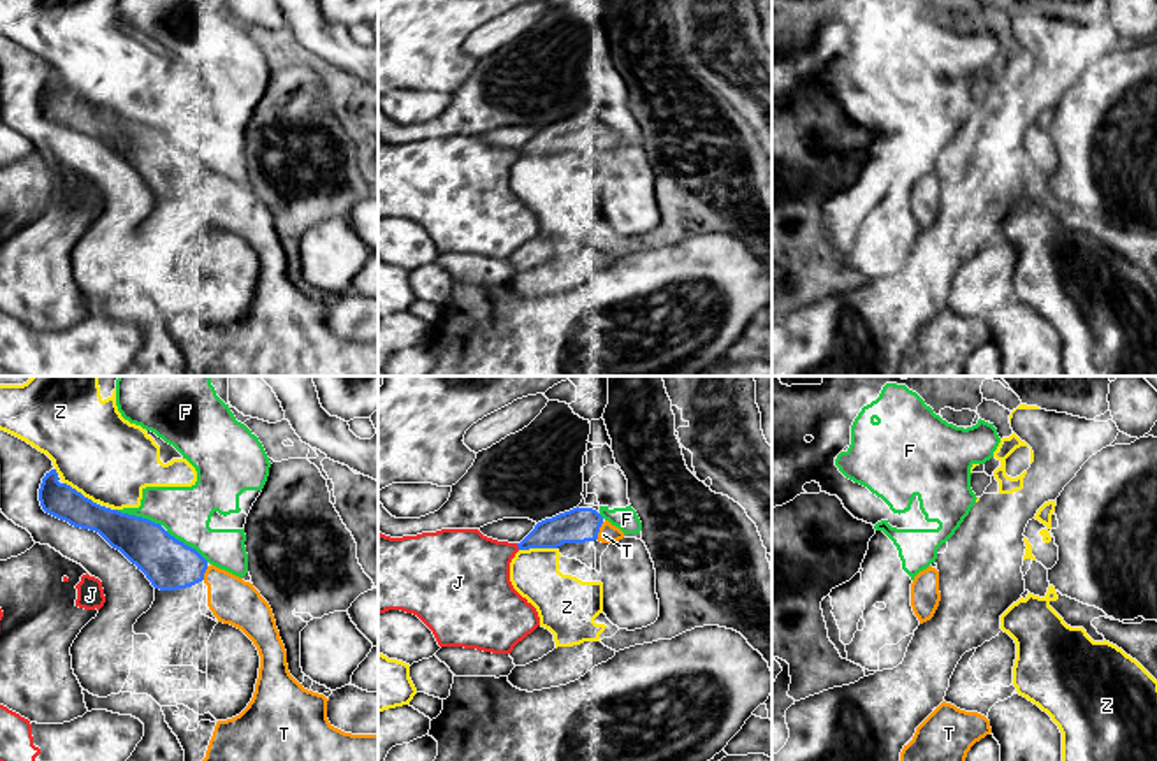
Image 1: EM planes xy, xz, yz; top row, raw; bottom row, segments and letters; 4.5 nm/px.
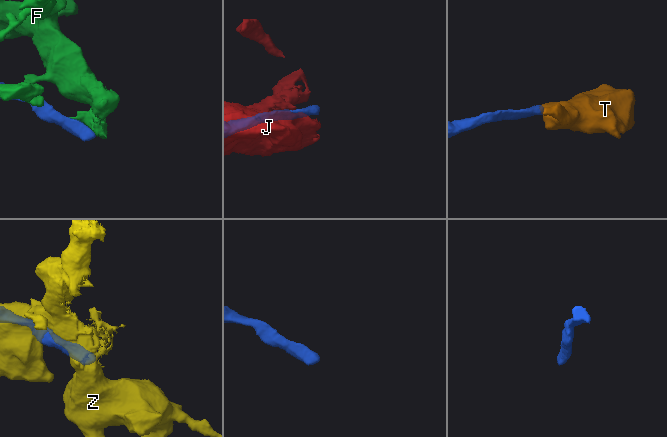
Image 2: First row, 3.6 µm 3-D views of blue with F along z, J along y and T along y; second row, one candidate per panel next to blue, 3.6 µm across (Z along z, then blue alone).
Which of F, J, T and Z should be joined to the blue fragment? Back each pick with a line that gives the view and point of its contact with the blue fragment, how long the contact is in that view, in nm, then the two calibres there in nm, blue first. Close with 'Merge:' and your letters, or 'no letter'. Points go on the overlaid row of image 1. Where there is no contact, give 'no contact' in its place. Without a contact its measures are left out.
T: meets blue in xz at (598, 531); contact 90 nm long; 160 nm thick on the blue side, 90 nm on the other
Merge: T

